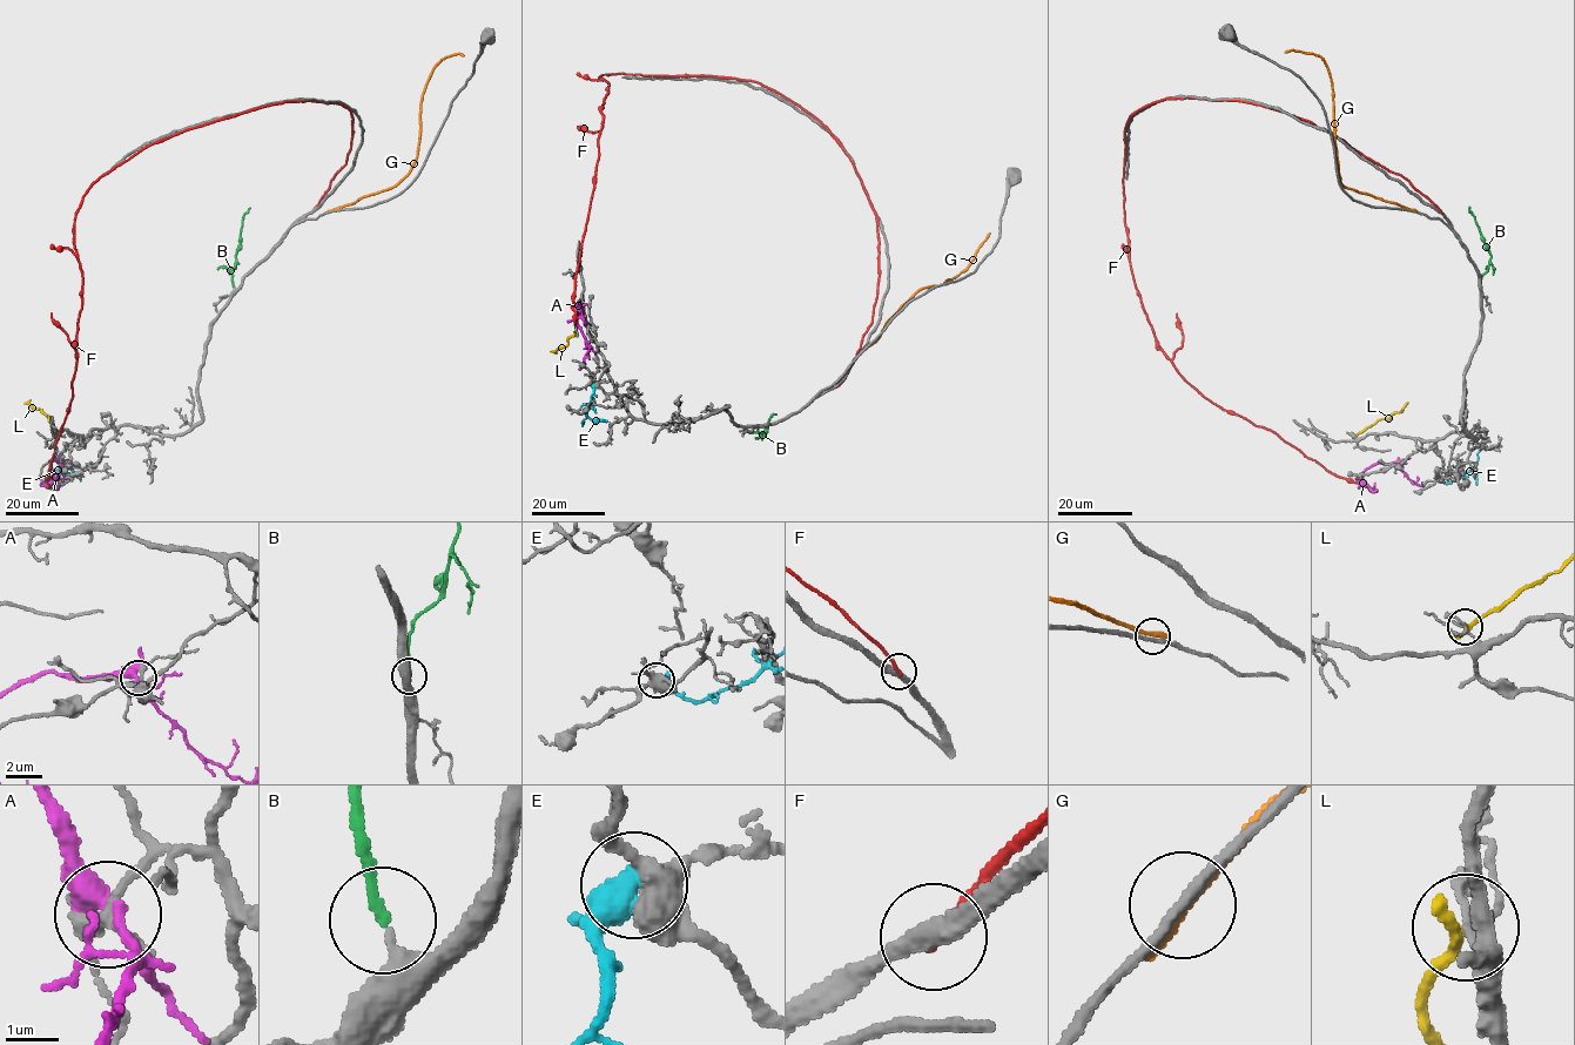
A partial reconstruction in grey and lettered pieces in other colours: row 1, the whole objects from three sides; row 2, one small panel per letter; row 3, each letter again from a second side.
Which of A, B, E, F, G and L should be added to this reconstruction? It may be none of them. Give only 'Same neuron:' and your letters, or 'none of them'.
Same neuron: B

